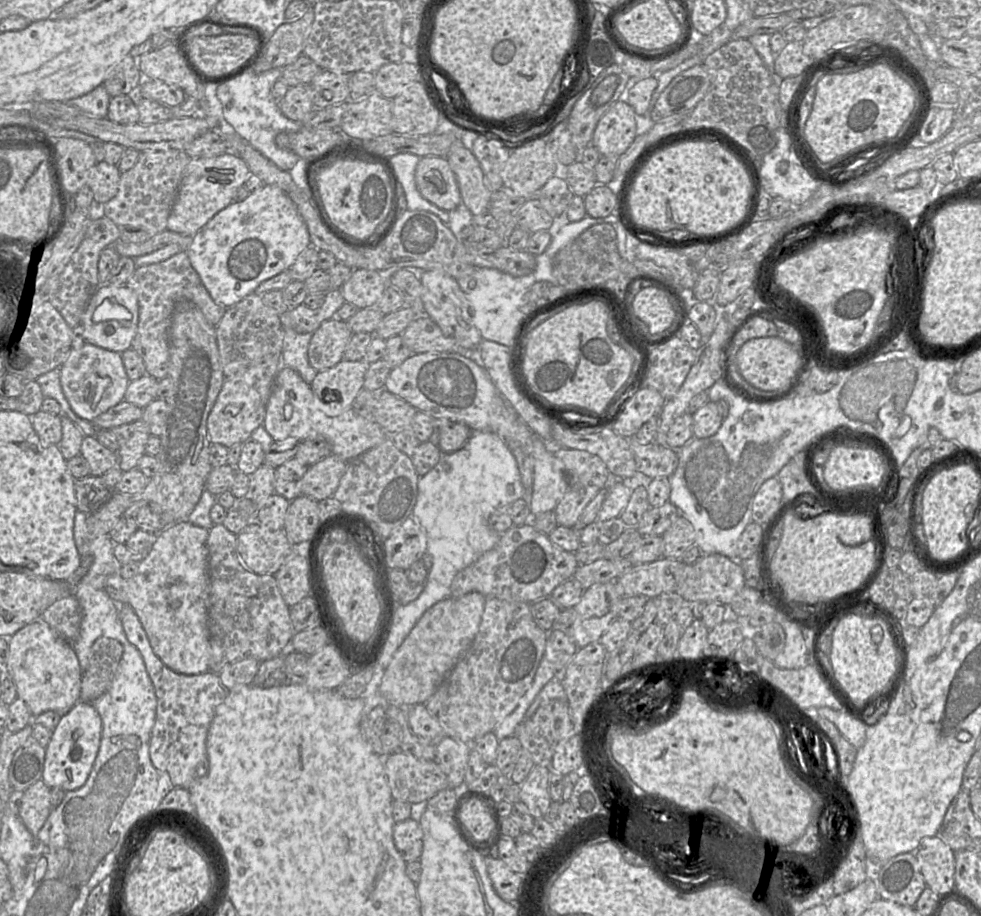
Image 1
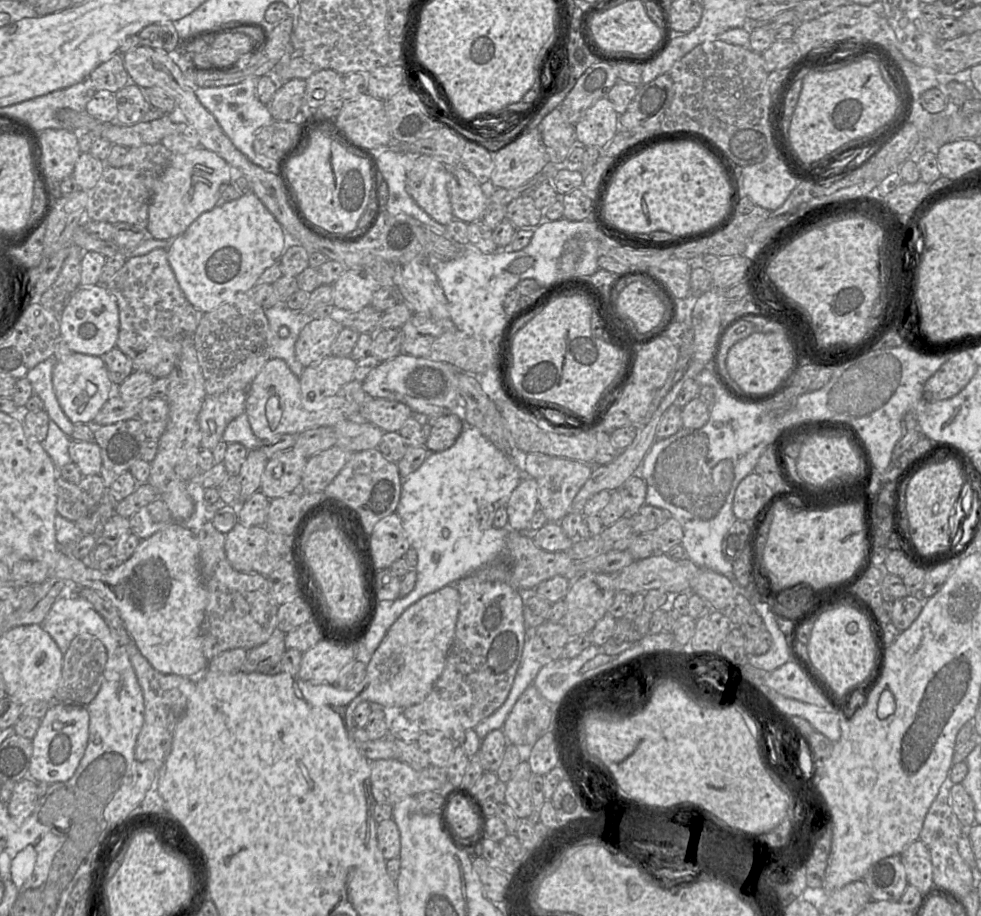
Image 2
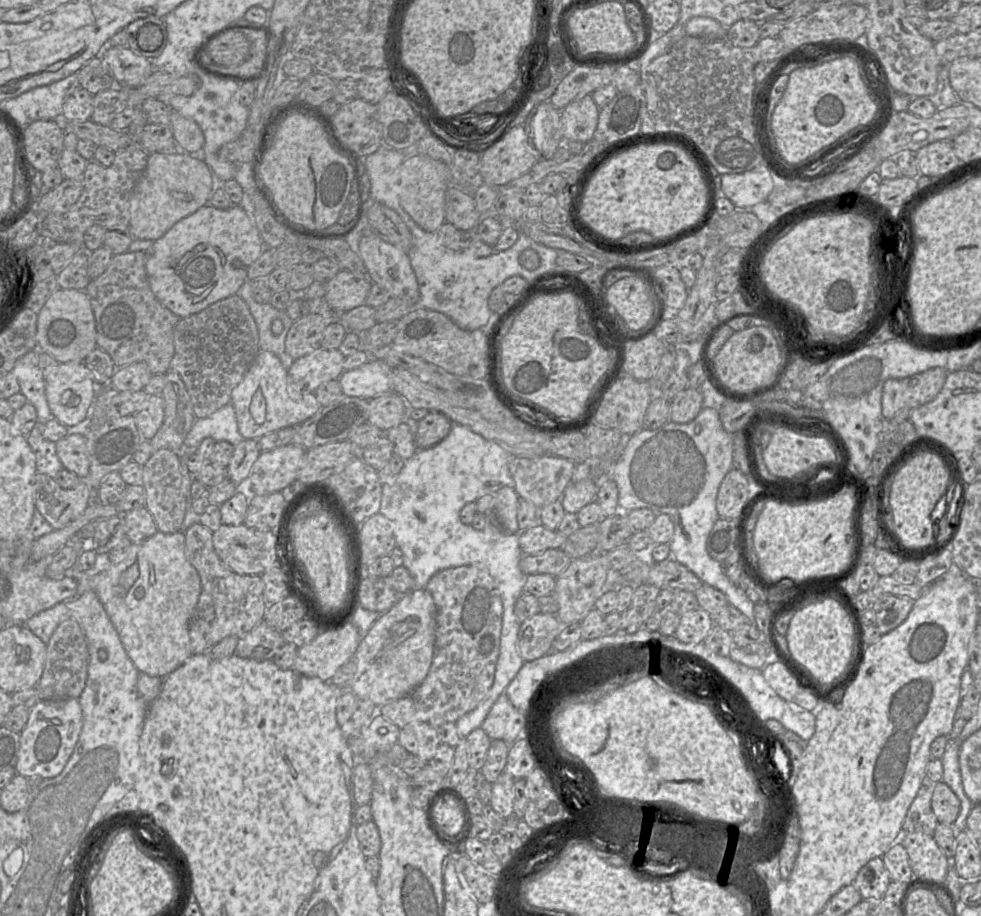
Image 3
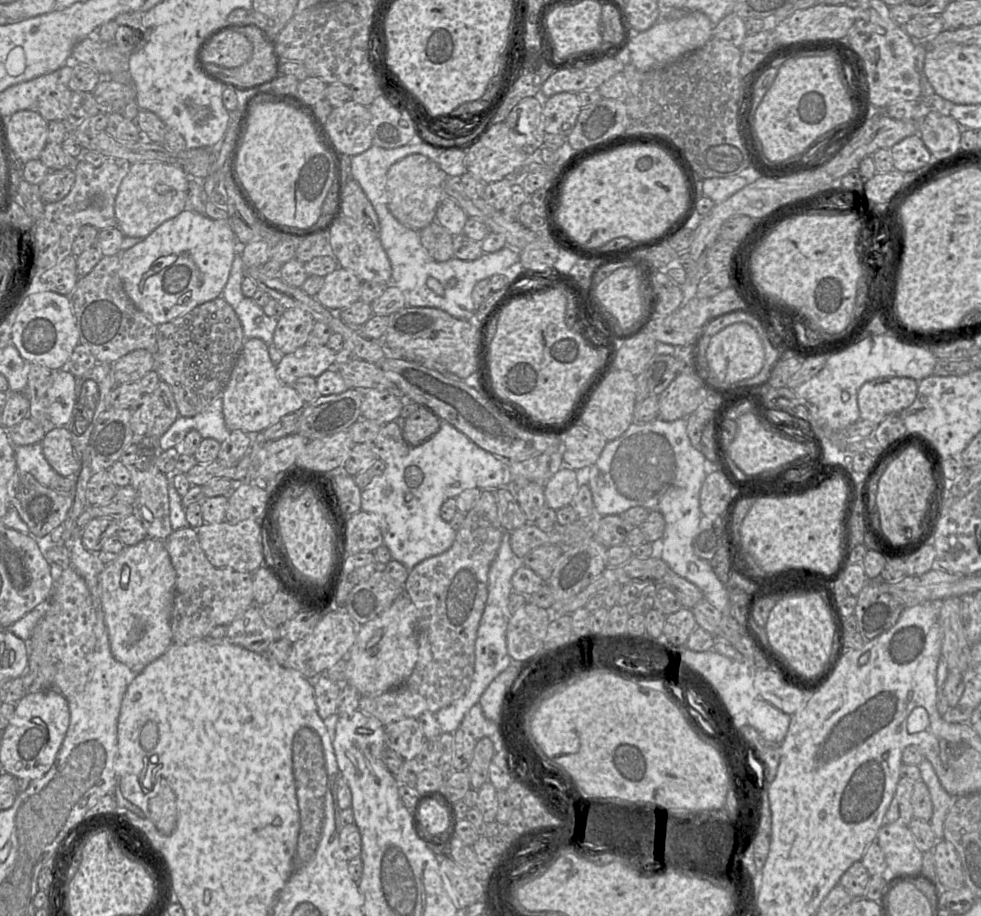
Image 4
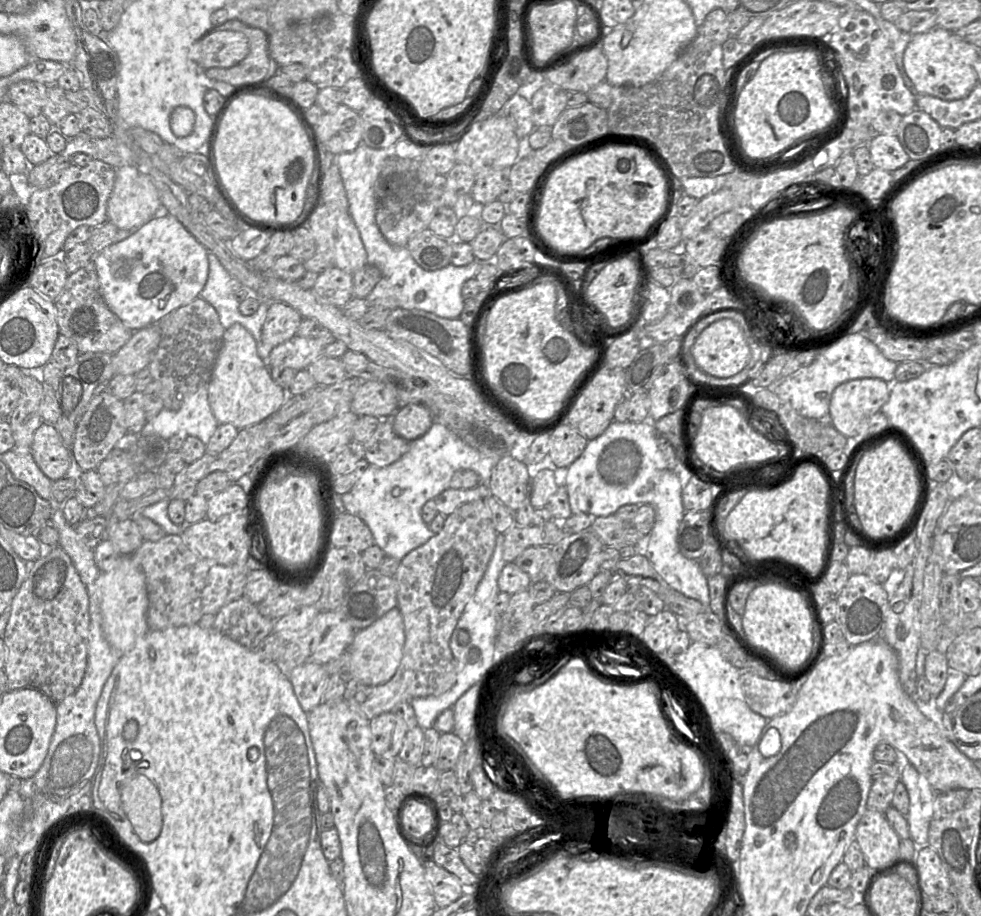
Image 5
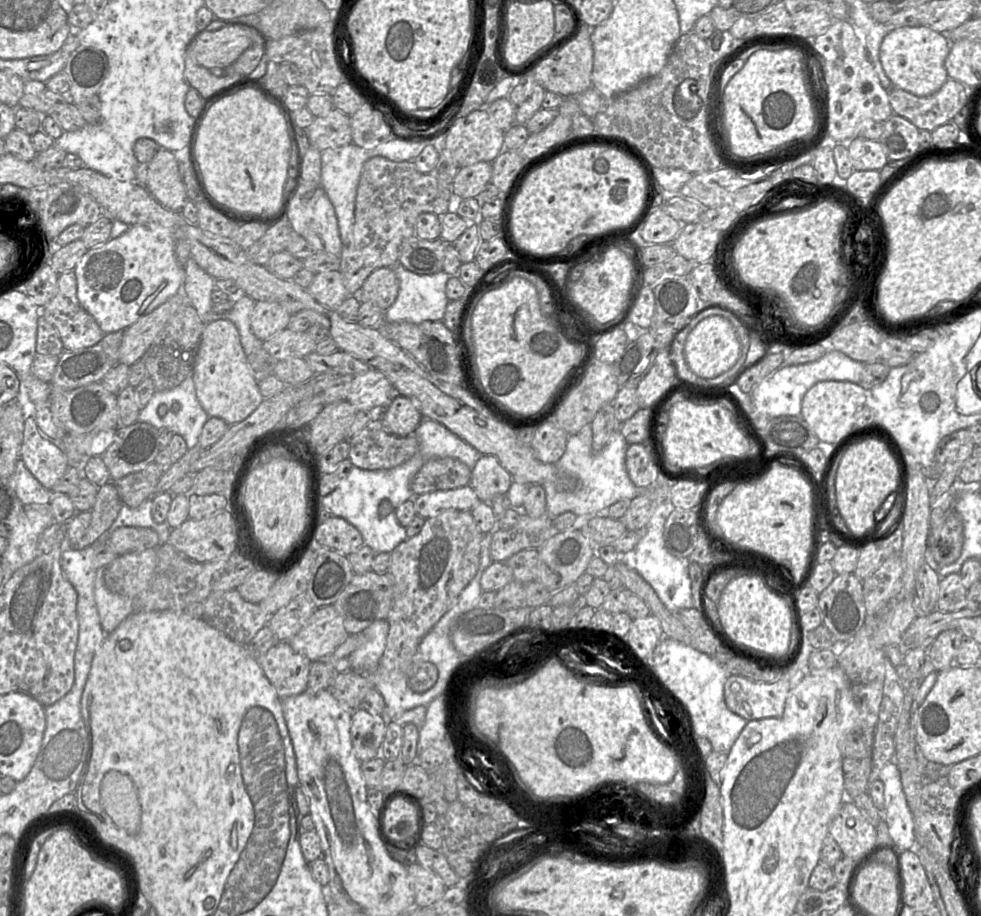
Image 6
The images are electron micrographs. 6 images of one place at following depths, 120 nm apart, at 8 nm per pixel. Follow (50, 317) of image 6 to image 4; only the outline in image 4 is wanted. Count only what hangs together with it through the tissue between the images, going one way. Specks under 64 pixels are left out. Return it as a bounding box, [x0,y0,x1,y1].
[68,256,157,363]

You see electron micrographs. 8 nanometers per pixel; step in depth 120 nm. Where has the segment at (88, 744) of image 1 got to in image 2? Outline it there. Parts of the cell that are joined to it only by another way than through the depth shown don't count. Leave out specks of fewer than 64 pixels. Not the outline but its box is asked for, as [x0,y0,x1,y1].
[29,703,89,783]

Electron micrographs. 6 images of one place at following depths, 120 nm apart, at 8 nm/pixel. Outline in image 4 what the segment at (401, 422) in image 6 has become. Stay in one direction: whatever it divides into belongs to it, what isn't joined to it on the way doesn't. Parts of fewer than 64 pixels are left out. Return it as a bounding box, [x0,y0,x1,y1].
[403,406,441,446]

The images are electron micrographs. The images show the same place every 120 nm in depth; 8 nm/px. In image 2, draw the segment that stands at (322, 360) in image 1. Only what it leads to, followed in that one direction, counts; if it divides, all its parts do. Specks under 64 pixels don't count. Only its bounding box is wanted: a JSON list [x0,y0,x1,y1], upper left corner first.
[295,317,343,366]

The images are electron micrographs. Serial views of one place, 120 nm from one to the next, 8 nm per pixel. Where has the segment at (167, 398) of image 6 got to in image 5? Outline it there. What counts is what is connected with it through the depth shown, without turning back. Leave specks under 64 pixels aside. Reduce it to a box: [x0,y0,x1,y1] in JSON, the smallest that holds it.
[139,387,218,444]

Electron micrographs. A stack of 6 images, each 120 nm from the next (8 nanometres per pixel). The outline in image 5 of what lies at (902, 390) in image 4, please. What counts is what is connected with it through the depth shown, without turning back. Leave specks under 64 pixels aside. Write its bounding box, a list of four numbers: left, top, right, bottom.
[830,378,891,438]

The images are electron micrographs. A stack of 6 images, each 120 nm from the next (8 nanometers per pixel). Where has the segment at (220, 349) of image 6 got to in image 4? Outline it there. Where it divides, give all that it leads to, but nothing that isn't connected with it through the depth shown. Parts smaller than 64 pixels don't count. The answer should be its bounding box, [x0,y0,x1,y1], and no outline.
[222,338,306,435]

